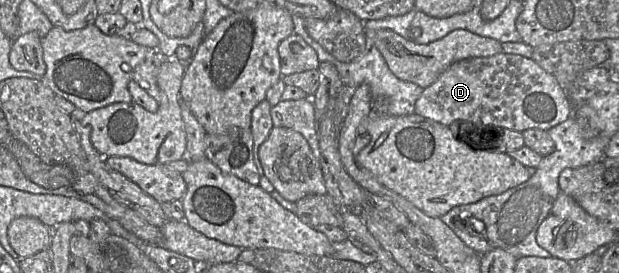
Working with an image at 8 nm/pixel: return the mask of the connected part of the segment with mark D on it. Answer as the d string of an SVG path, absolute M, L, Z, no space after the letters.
M498 53L490 57L477 57L451 64L430 86L424 88L415 103L414 113L446 126L461 125L466 132L478 127L499 127L523 132L527 129L549 130L566 121L572 113L573 103L554 76L531 58L517 54Z

